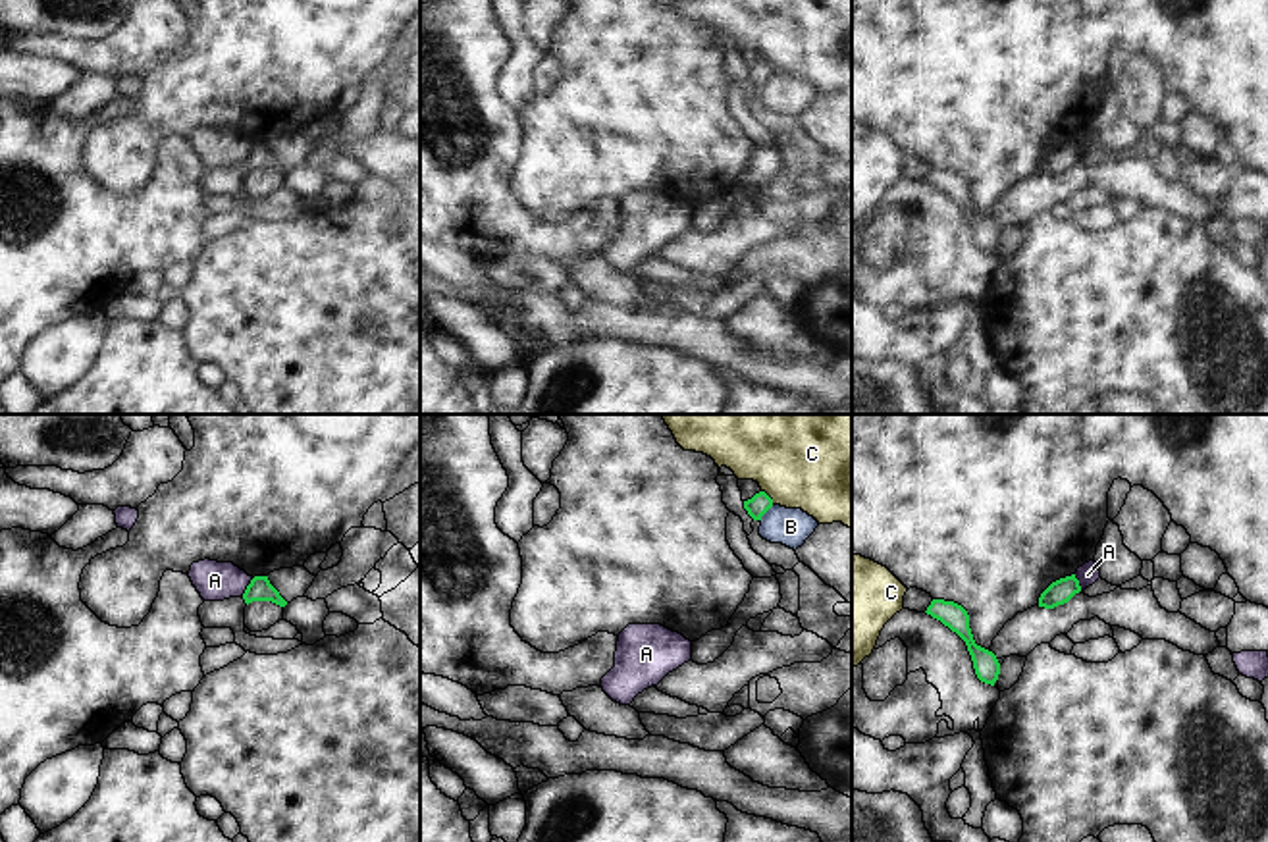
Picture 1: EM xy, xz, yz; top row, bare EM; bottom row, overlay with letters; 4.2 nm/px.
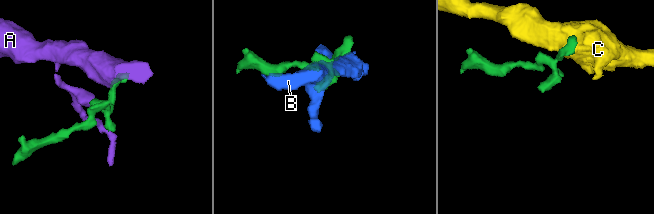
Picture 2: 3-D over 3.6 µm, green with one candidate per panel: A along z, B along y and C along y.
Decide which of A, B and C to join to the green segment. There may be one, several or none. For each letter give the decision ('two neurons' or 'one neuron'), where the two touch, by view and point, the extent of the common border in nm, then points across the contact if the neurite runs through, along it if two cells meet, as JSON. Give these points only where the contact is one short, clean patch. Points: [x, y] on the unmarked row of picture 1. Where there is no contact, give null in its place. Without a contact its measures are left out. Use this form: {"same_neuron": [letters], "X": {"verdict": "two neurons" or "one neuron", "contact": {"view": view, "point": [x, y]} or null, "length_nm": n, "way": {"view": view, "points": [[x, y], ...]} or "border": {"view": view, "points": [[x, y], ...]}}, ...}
{"same_neuron": [], "A": {"verdict": "two neurons", "contact": {"view": "xy", "point": [247, 157]}, "length_nm": 90, "border": {"view": "xy", "points": [[253, 147], [241, 164]]}}, "B": {"verdict": "two neurons", "contact": {"view": "xz", "point": [766, 79]}, "length_nm": 90}, "C": {"verdict": "two neurons", "contact": {"view": "xz", "point": [769, 66]}, "length_nm": 80}}

